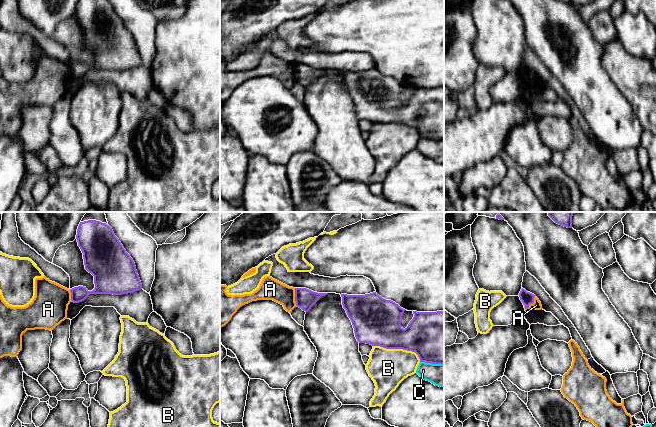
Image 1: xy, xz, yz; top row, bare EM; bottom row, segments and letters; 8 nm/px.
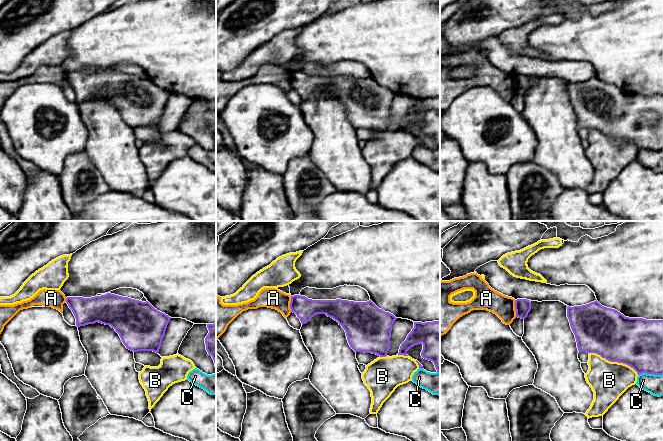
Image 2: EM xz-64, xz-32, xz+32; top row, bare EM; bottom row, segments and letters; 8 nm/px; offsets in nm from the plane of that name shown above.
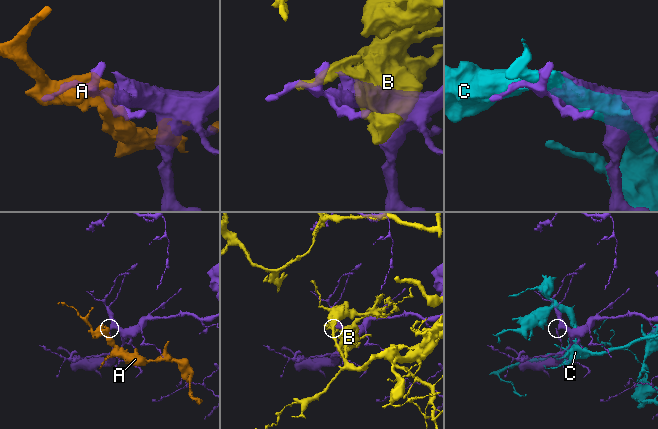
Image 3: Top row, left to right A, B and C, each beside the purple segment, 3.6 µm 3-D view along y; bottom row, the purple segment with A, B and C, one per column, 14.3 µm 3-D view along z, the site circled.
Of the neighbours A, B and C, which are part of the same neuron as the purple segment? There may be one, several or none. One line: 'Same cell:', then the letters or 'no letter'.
Same cell: no letter

